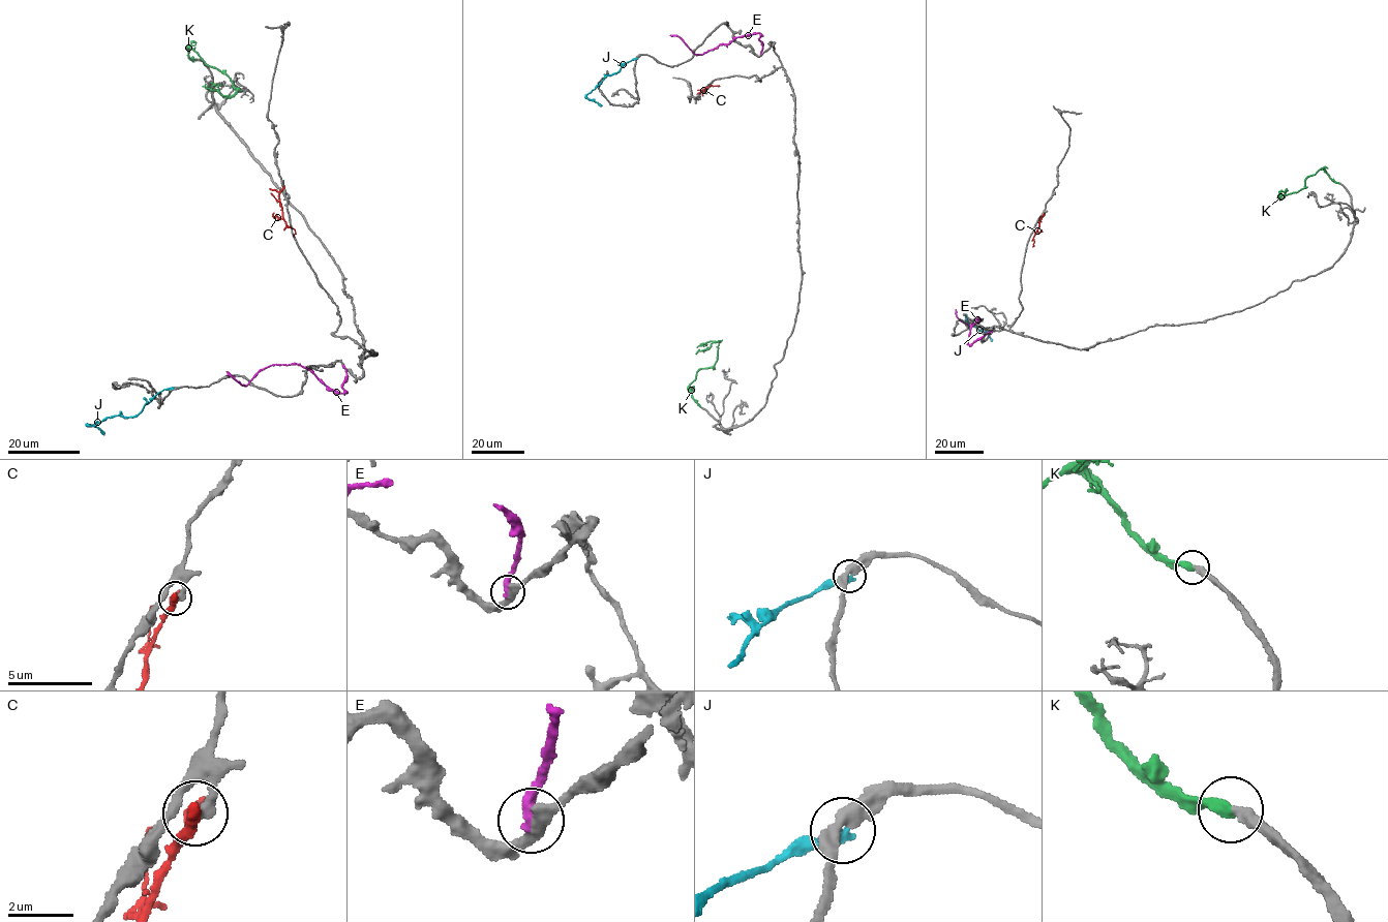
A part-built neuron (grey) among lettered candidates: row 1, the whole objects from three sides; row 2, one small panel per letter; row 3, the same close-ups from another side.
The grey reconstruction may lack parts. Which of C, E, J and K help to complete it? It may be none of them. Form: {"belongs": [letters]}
{"belongs": ["K"]}

